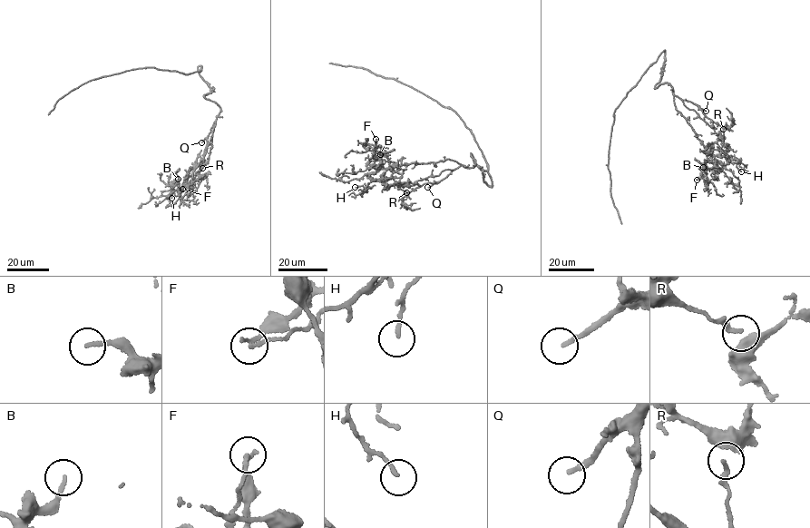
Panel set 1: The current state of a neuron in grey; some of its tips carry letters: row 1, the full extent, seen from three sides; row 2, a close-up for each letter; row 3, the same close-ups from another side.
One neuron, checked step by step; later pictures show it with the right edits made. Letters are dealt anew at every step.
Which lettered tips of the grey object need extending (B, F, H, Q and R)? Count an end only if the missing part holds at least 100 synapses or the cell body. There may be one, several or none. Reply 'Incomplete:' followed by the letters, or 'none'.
Incomplete: Q

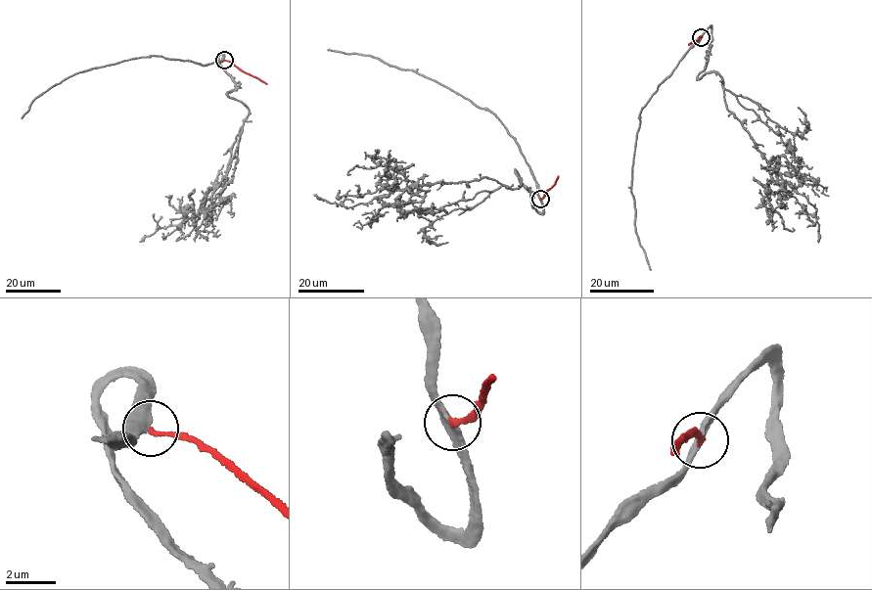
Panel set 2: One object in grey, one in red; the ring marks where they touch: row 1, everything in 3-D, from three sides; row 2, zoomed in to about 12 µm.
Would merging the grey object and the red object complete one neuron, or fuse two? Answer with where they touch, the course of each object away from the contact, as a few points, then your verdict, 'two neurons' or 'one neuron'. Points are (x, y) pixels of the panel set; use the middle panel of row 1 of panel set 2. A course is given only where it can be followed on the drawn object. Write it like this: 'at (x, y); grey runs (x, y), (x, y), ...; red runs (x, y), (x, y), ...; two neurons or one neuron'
at (540, 199); grey runs (540, 199), (541, 213), (516, 171), (514, 189), (485, 176), (387, 184), (385, 196), (346, 208), (313, 195); red runs (540, 199), (553, 186), (558, 176); one neuron

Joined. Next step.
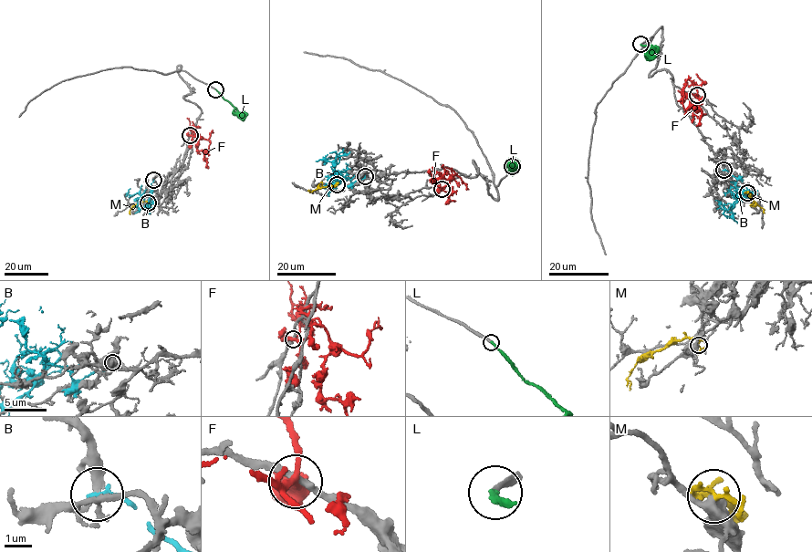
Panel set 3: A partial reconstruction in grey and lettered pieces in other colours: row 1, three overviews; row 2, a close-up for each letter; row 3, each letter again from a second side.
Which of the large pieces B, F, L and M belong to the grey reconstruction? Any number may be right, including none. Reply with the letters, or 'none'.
L

